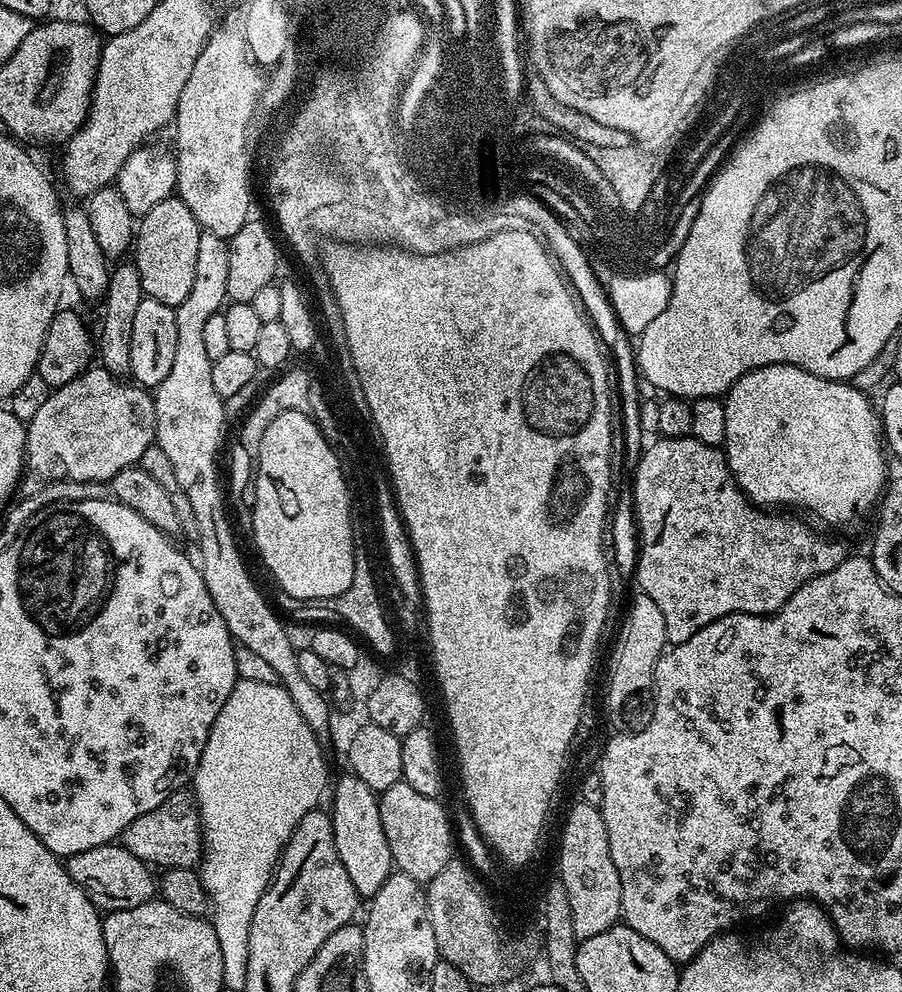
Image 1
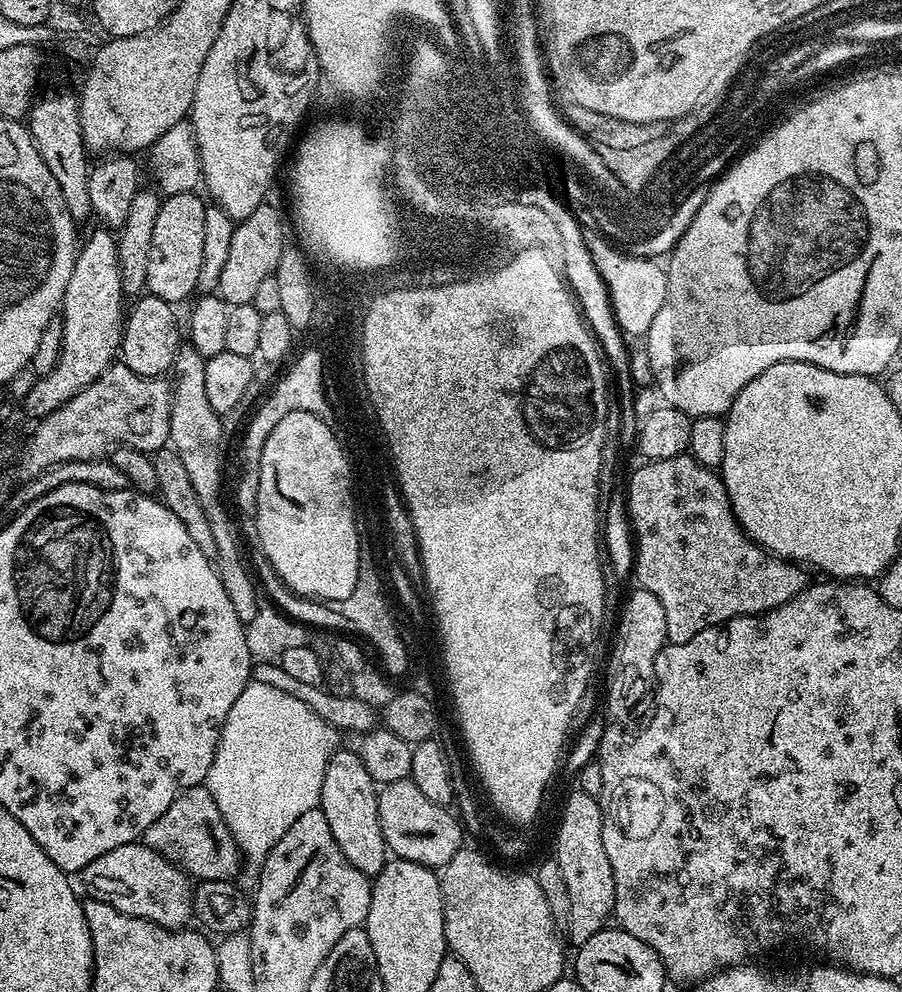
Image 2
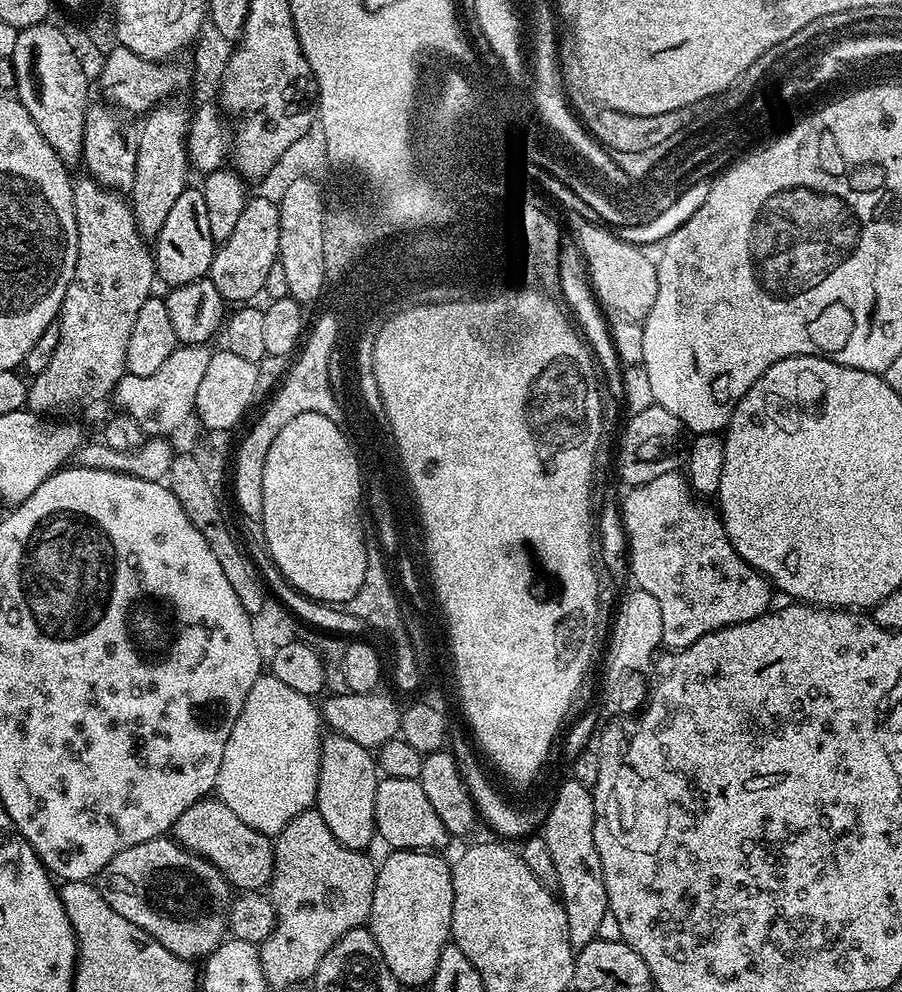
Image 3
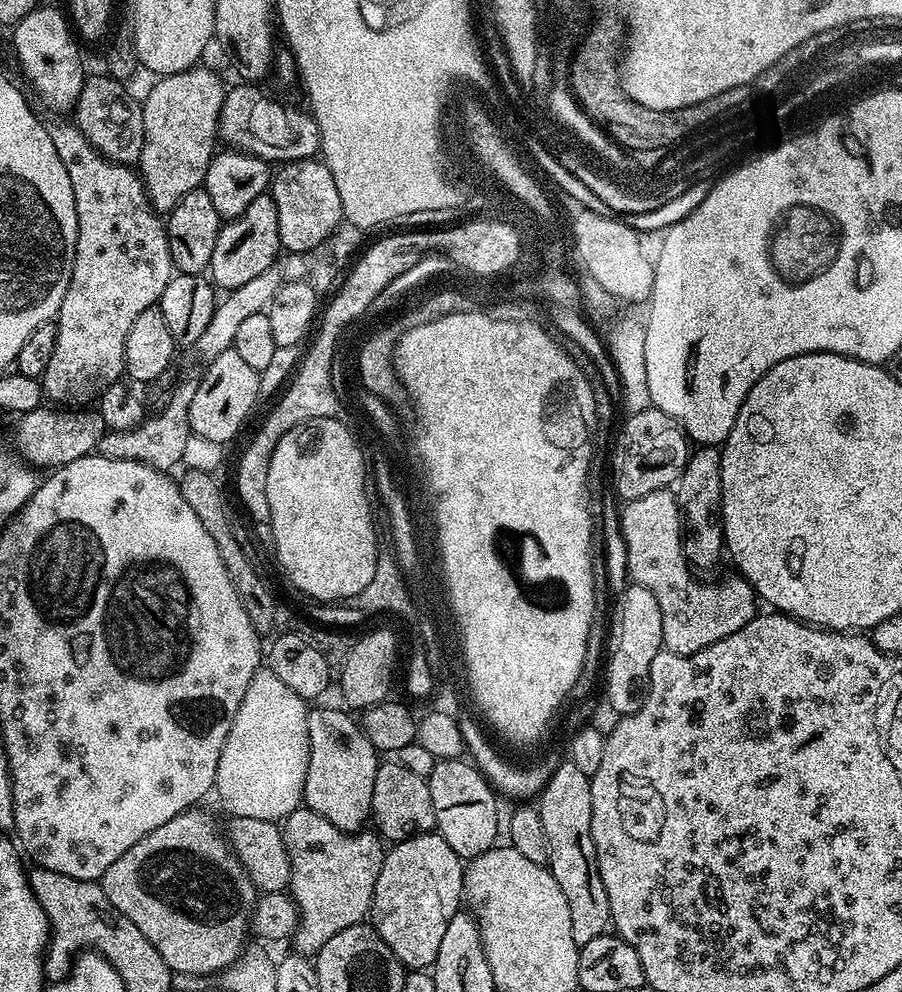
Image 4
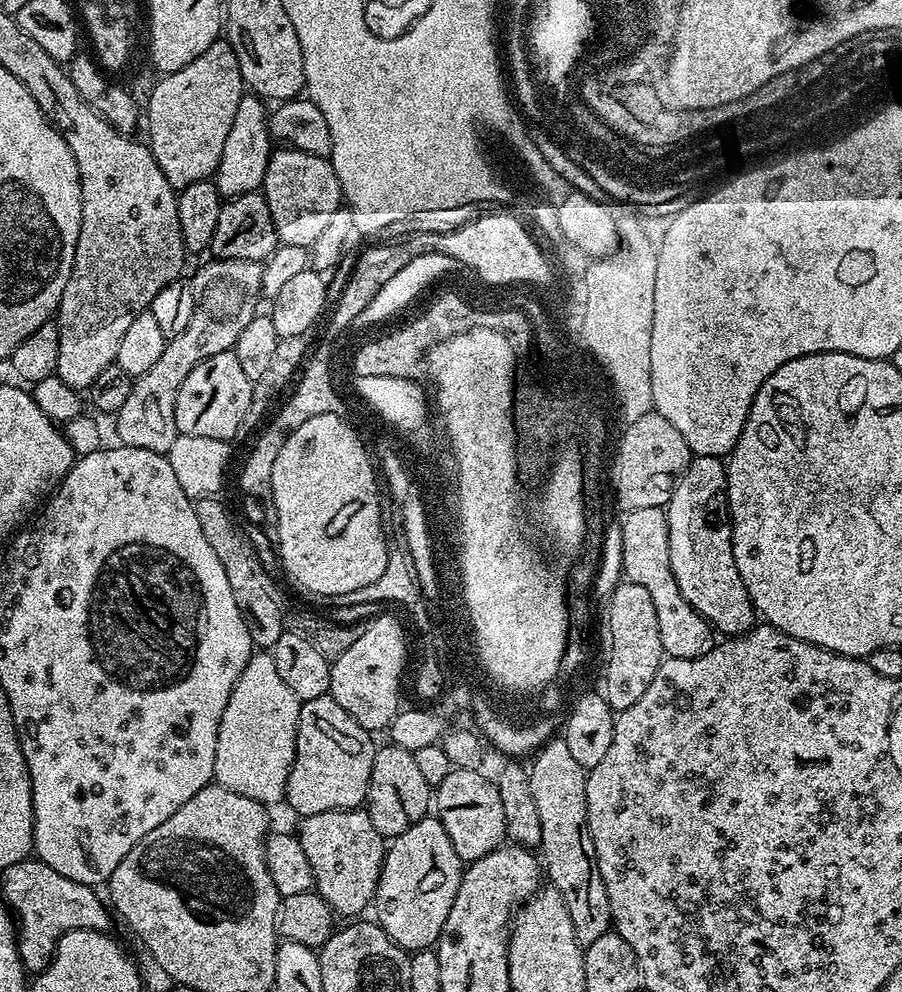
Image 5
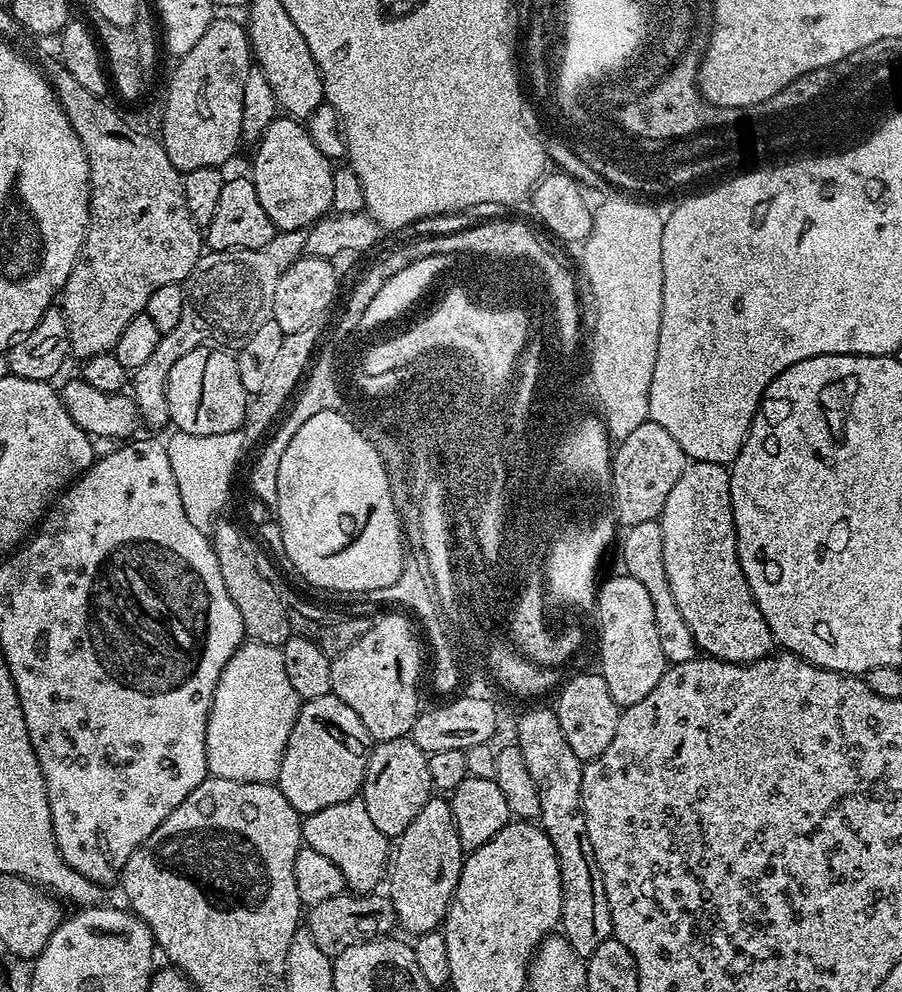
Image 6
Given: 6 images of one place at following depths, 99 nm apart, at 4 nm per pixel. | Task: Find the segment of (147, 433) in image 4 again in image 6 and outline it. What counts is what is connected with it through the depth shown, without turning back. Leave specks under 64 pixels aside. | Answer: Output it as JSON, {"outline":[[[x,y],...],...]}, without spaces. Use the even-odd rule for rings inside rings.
{"outline":[[[304,230],[277,231],[276,236],[261,248],[233,252],[208,250],[201,255],[200,261],[182,284],[184,301],[178,326],[161,335],[154,354],[150,354],[148,361],[142,362],[142,366],[130,376],[130,395],[145,425],[149,424],[152,428],[169,427],[166,382],[178,358],[199,348],[231,349],[248,340],[250,334],[262,326],[262,322],[272,319],[278,278],[303,255],[307,237],[308,232]]]}

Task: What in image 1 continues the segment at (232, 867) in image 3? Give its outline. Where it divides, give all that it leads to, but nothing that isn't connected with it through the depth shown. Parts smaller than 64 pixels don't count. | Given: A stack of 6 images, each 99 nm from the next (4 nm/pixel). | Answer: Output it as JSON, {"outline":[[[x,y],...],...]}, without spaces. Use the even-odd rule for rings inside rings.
{"outline":[[[177,790],[169,794],[162,806],[154,806],[150,814],[134,818],[134,822],[130,822],[130,826],[126,826],[126,830],[118,837],[118,843],[130,850],[134,858],[157,869],[192,868],[198,860],[199,822],[200,813],[193,793],[188,790]]]}

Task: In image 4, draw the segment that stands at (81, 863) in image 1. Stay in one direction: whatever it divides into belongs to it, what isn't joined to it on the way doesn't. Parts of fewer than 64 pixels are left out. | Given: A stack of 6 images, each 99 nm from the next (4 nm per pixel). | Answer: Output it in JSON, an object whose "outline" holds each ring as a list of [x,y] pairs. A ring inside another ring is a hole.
{"outline":[[[189,810],[170,818],[158,830],[150,830],[142,842],[134,842],[98,883],[106,898],[119,910],[162,954],[162,962],[174,974],[184,976],[212,976],[231,967],[245,951],[244,939],[250,936],[250,921],[256,911],[258,890],[246,874],[242,862],[228,842],[225,829],[208,812]]]}

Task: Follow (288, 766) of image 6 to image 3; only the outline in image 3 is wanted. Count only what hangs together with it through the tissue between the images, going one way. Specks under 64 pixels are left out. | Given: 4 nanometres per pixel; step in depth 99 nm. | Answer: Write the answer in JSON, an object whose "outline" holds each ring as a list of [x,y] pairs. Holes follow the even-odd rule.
{"outline":[[[328,734],[320,742],[320,769],[315,811],[322,814],[330,834],[347,848],[367,849],[371,840],[377,839],[374,818],[374,794],[378,779],[378,764],[373,753],[358,746],[345,736]]]}

